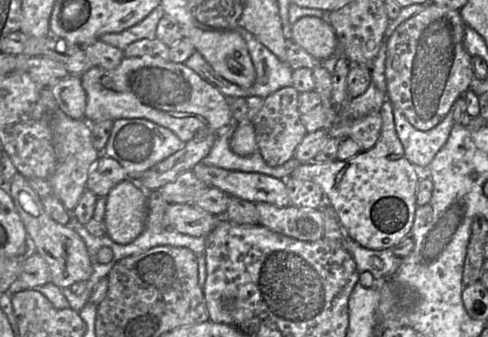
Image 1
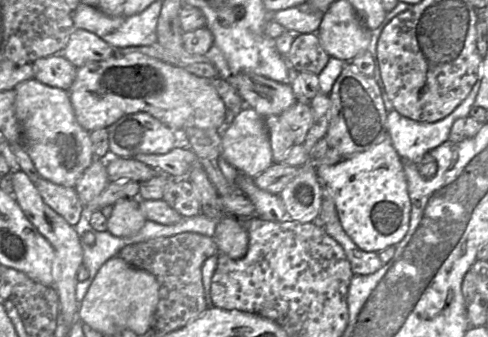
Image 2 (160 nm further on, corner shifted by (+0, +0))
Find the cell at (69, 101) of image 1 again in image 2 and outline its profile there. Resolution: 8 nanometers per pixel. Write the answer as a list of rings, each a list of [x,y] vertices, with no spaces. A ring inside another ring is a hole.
[[[61,53],[36,59],[32,63],[34,78],[41,83],[68,91],[77,68]]]

